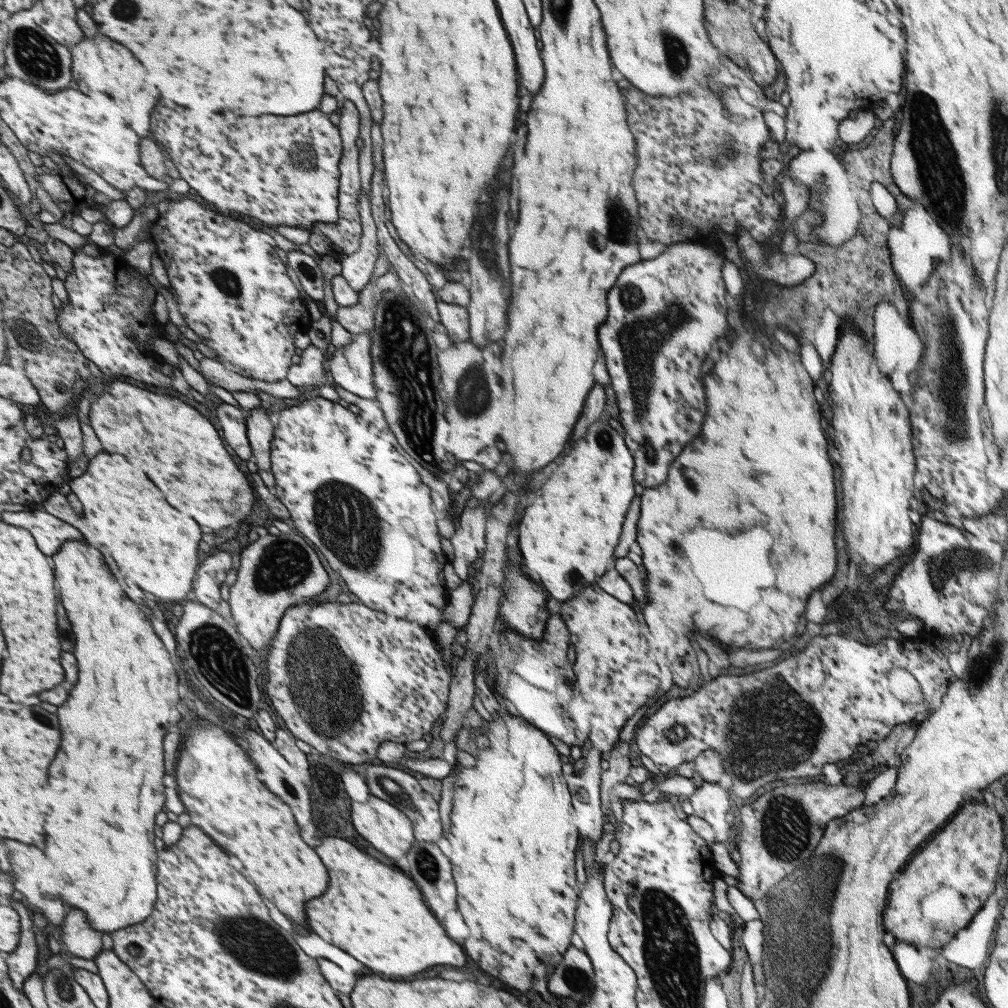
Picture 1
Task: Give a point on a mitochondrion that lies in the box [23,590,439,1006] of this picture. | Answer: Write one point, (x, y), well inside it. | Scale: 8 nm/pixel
(266, 957)

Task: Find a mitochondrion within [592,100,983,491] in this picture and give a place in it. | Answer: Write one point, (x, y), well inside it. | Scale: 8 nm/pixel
(639, 337)

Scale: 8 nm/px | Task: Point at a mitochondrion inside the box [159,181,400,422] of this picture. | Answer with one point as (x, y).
(224, 279)

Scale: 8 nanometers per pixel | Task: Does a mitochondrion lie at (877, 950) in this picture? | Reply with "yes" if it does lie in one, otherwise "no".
no

